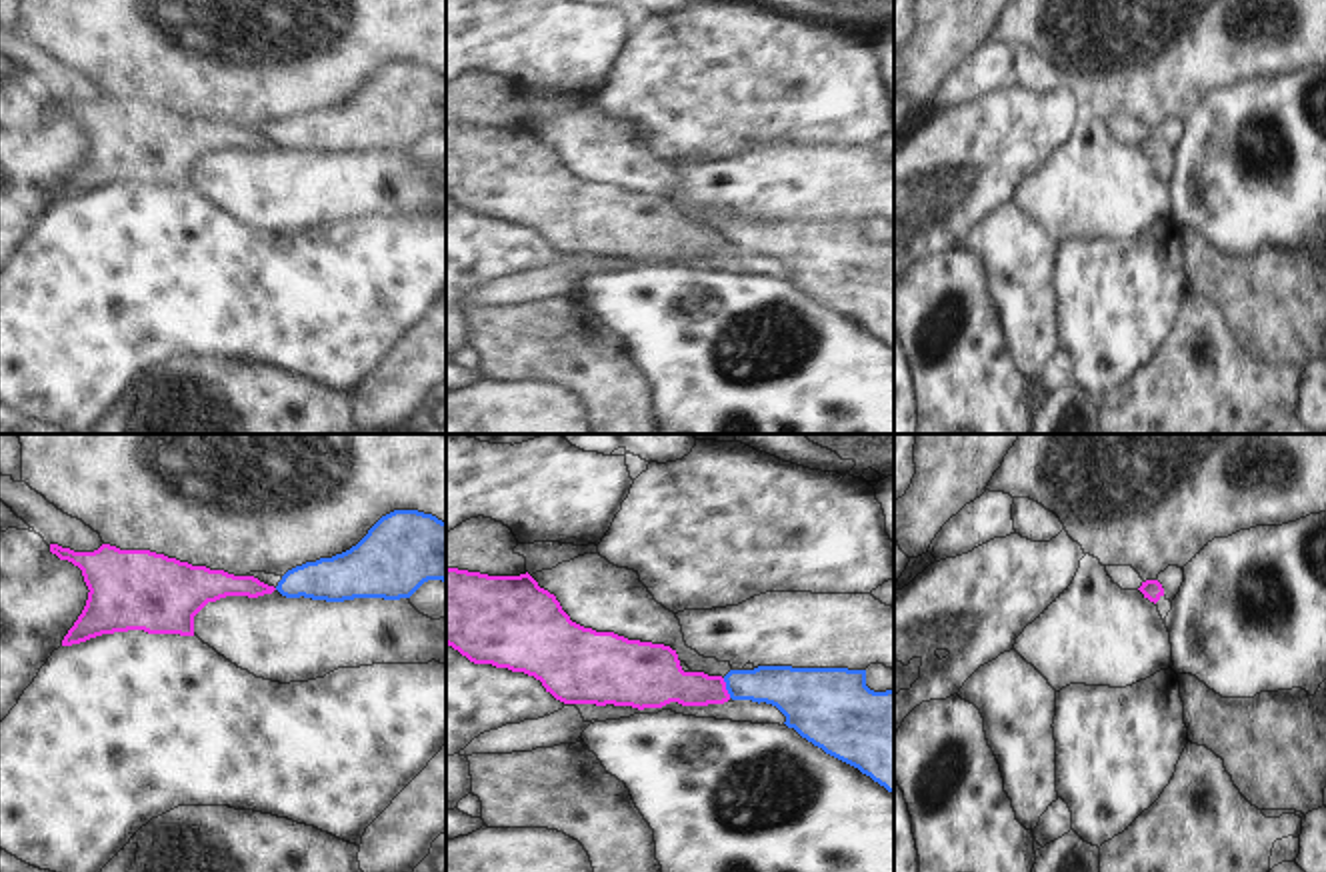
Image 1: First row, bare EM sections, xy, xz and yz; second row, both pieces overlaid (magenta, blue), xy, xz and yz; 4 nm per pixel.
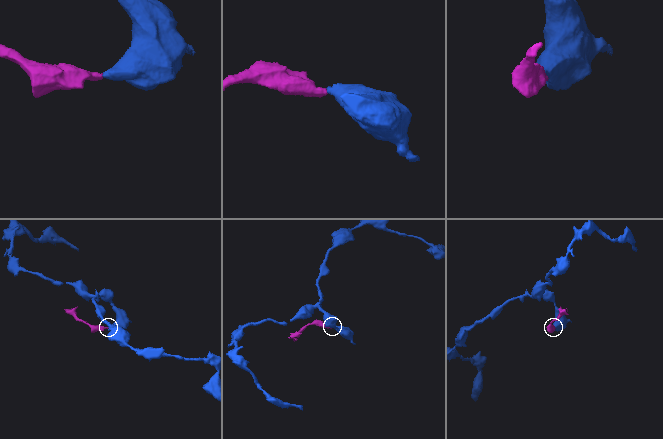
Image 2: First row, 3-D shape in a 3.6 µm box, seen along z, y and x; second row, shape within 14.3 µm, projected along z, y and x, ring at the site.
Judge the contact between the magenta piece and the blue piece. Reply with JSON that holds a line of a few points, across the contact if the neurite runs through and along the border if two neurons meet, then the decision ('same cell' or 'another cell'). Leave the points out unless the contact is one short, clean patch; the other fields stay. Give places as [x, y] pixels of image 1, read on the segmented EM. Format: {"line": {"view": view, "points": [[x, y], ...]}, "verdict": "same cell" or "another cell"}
{"line": {"view": "xz", "points": [[722, 678], [730, 696]]}, "verdict": "another cell"}

